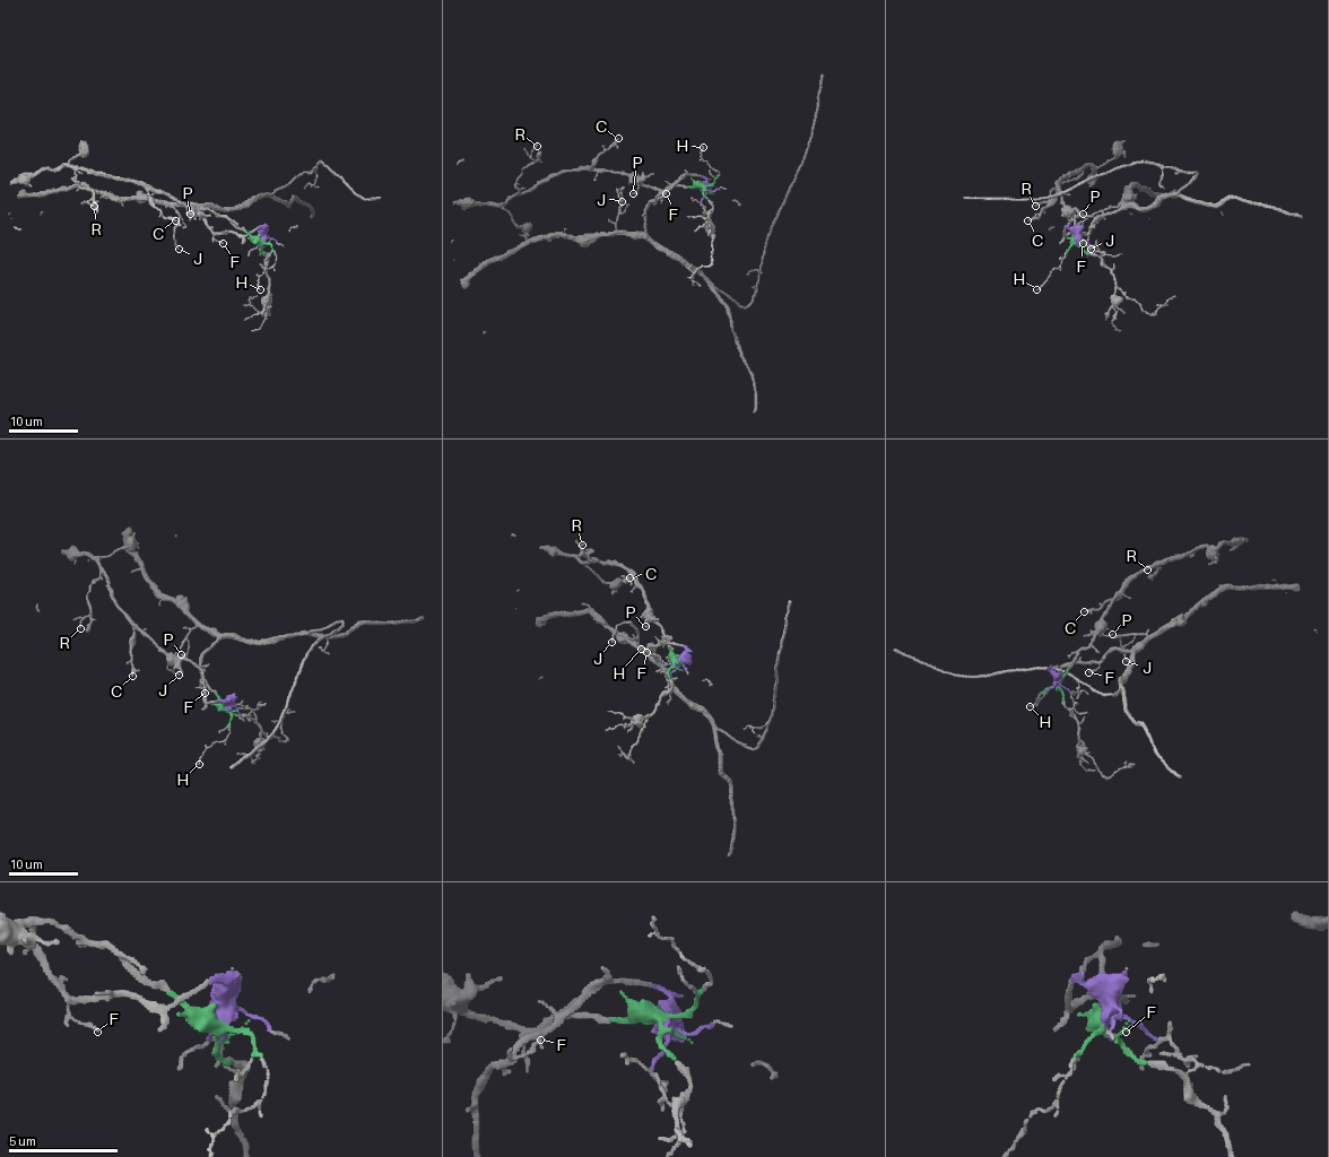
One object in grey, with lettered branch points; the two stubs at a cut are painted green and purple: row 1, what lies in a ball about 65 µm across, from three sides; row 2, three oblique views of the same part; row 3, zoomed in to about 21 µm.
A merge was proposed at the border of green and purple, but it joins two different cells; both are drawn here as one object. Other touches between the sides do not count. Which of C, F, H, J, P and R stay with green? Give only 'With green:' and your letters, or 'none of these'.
With green: C, H, P, R

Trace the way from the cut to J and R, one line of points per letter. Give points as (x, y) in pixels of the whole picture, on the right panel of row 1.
J: (1076, 241), (1066, 228), (1063, 235), (1086, 234), (1121, 206), (1079, 223), (1077, 237), (1089, 249)
R: (1076, 241), (1079, 212), (1063, 202), (1059, 185), (1079, 170), (1076, 177), (1034, 206)

